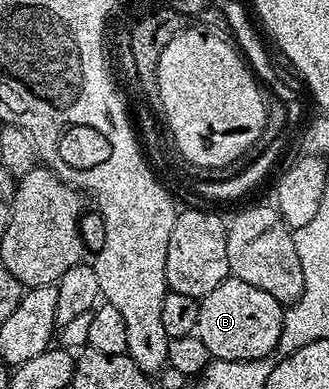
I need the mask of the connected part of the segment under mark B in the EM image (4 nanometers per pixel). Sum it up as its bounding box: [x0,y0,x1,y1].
[197,276,284,361]

